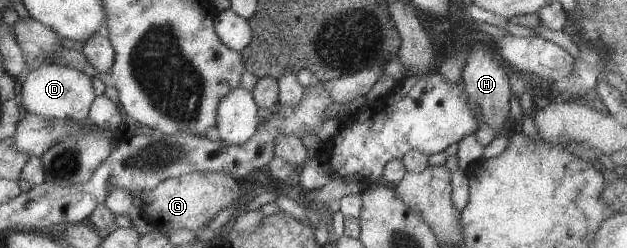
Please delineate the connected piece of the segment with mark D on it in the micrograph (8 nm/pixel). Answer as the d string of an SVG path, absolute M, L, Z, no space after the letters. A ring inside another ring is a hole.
M55 63L40 66L23 74L21 79L20 107L22 111L46 119L83 120L87 117L91 101L96 96L91 86L91 77Z

